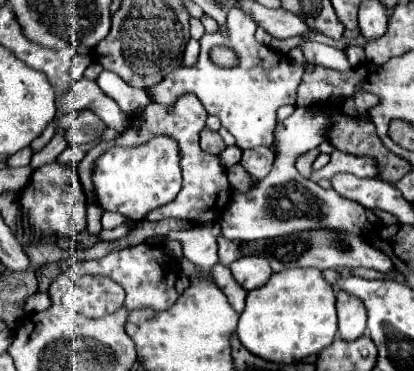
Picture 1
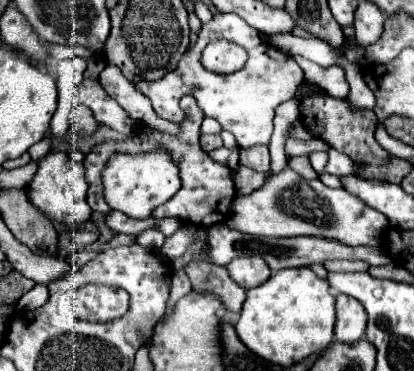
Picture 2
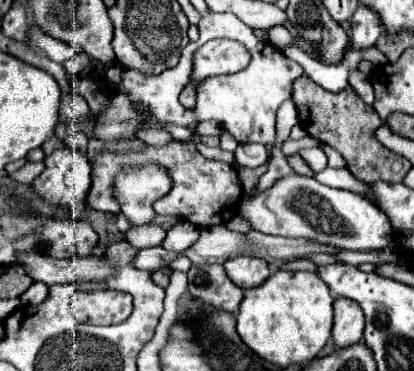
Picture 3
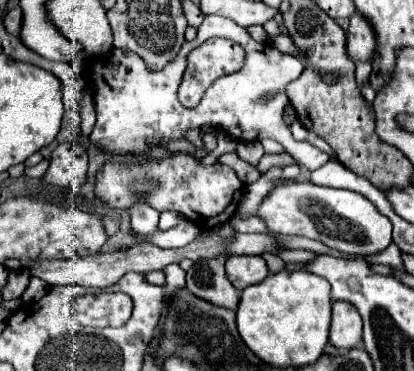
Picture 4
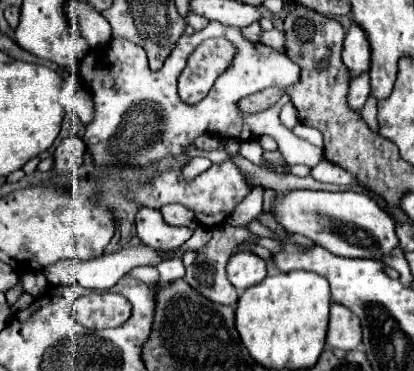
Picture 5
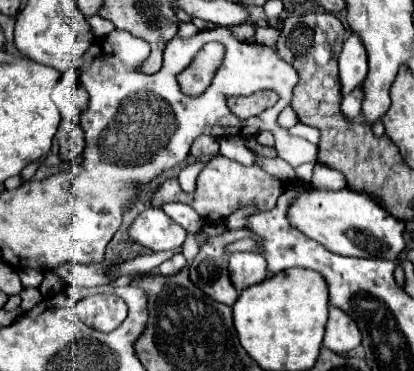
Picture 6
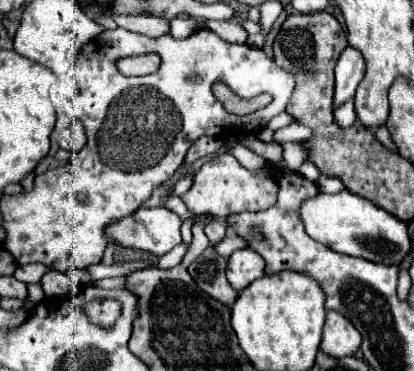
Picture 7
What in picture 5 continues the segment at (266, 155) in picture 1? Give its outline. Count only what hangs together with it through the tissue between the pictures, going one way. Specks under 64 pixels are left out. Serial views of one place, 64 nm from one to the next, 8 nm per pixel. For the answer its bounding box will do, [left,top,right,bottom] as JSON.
[240,140,264,166]

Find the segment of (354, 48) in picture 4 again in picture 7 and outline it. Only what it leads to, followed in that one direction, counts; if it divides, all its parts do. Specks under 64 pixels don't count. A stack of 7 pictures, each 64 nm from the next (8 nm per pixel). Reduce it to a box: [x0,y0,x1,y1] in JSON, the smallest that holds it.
[332,48,364,108]

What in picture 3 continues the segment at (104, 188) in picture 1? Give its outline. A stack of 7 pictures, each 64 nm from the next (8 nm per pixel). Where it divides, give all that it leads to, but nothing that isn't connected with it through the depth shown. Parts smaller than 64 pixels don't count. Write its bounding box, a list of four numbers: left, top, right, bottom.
[114,166,172,228]

